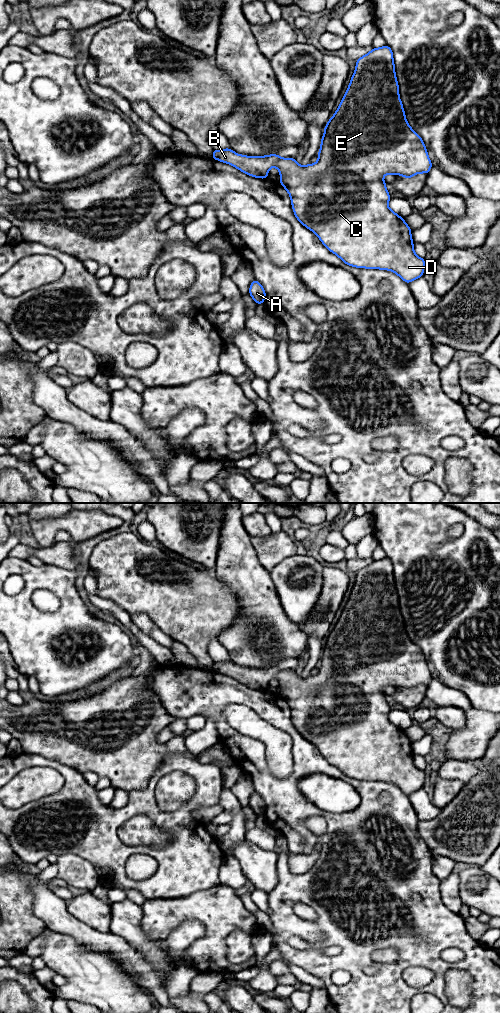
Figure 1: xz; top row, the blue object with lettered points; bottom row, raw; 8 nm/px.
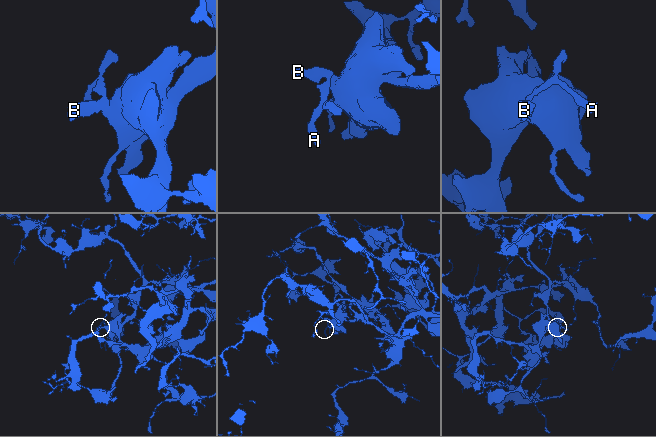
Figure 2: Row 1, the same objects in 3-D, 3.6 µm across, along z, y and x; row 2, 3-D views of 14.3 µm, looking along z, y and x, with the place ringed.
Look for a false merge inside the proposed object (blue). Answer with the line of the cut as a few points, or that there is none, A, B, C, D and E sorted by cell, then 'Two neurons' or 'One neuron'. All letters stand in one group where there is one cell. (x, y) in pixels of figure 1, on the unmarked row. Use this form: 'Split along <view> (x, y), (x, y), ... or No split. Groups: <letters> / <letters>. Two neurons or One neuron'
No split. Groups: A B C D E. One neuron

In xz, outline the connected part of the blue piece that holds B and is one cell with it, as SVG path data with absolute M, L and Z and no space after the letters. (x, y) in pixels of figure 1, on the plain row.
M389 558L373 560L356 573L350 596L335 626L324 640L318 673L300 678L294 670L281 670L278 666L245 668L230 660L213 662L215 672L230 676L255 690L268 690L268 683L276 679L280 684L280 696L287 702L295 729L314 744L323 757L344 775L356 780L390 782L403 793L410 795L423 789L425 772L418 769L413 760L411 741L404 731L388 719L391 711L383 689L386 686L412 690L418 685L428 686L432 675L421 649L409 638L395 587L393 564Z

